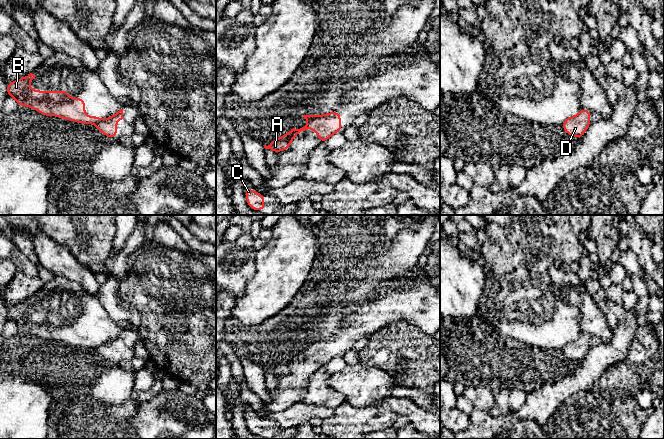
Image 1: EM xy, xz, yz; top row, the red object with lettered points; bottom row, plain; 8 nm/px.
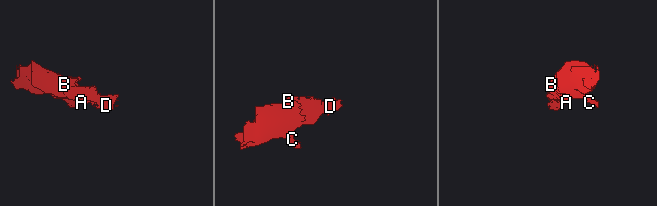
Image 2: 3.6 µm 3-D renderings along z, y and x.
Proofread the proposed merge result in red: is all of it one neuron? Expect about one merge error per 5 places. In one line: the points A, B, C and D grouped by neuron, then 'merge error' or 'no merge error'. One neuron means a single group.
A B C / D | merge error

